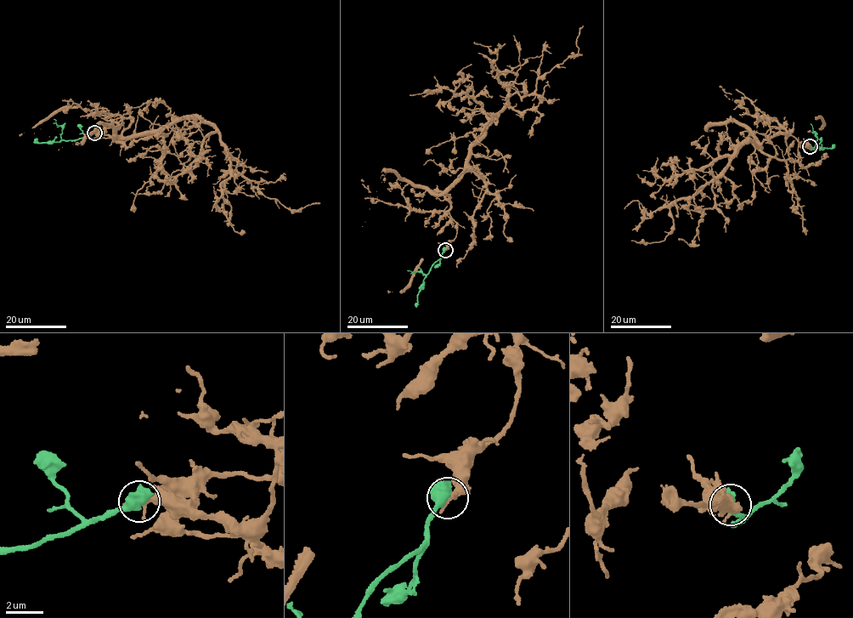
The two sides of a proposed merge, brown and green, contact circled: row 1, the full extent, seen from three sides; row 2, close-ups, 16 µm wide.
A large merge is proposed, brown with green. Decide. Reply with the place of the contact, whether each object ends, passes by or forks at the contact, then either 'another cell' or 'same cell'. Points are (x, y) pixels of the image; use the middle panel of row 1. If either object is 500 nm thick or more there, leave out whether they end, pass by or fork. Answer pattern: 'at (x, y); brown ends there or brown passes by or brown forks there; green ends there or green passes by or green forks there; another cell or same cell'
at (445, 250); another cell

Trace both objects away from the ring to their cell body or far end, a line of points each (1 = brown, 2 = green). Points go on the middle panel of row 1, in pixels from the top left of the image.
1: (445, 250), (456, 224), (441, 193), (459, 180), (508, 97), (528, 95), (536, 79), (578, 53), (583, 25)
2: (445, 250), (424, 280), (415, 306)

